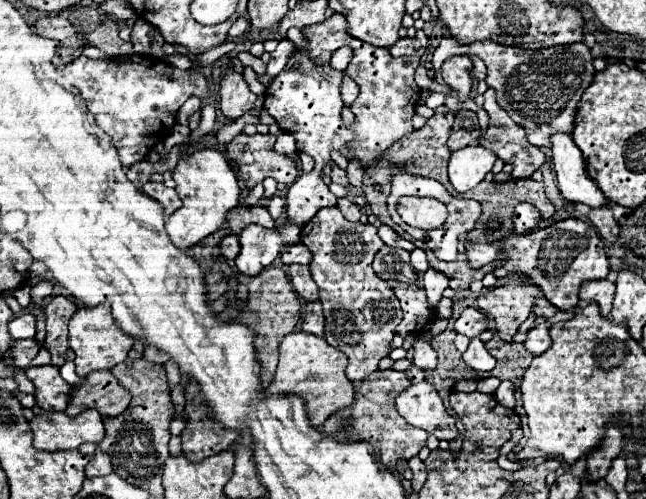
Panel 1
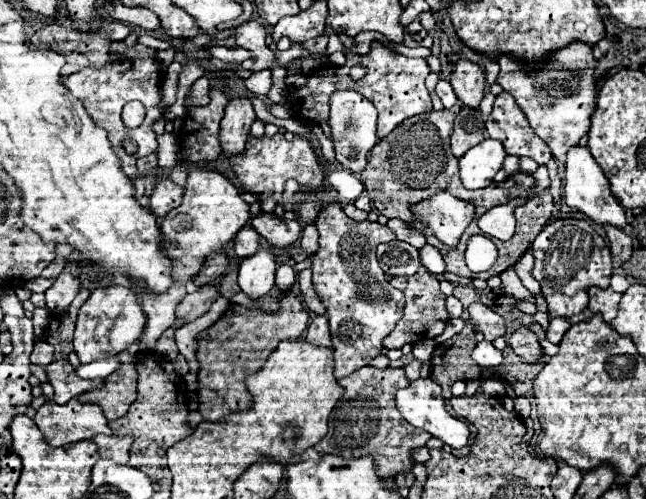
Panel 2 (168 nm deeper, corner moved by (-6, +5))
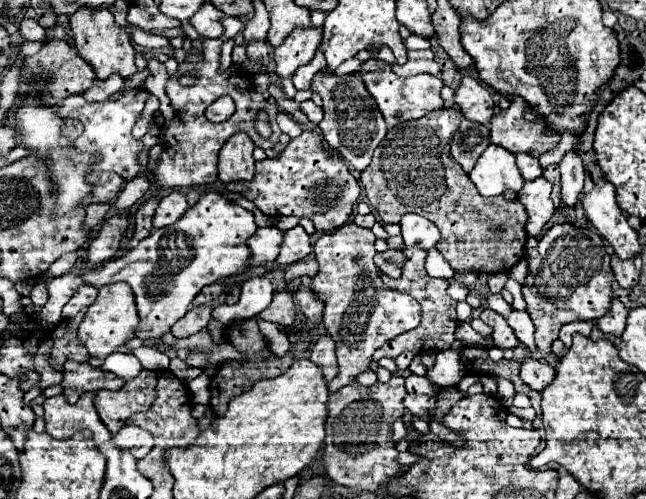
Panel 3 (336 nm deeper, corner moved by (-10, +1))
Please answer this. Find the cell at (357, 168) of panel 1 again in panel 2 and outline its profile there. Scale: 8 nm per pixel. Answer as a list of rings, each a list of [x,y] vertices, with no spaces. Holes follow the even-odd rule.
[[[353,89],[347,91],[335,91],[331,95],[329,101],[329,127],[331,127],[331,139],[335,145],[335,155],[337,161],[349,169],[351,173],[361,173],[363,167],[367,165],[367,153],[371,151],[371,147],[379,141],[375,135],[375,127],[377,127],[377,113],[375,107],[359,93],[355,93]]]

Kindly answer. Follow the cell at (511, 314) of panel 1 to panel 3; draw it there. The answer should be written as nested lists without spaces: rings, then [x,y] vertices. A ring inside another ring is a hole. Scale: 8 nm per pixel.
[[[527,357],[521,363],[521,379],[537,391],[543,391],[543,387],[547,387],[547,383],[551,383],[555,377],[555,369],[549,363],[541,363],[535,357]]]

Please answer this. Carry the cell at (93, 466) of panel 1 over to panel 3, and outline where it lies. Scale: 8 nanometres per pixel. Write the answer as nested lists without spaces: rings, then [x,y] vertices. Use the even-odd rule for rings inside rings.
[[[125,425],[117,435],[113,435],[111,441],[121,449],[131,451],[131,455],[135,459],[145,457],[153,449],[151,433],[147,433],[147,431],[139,429],[139,427],[133,427],[133,425]]]

